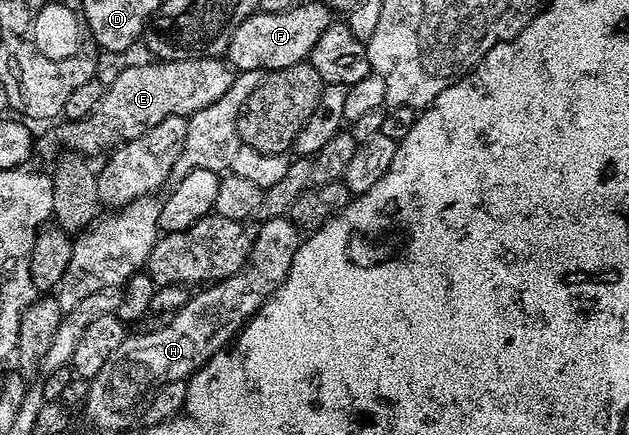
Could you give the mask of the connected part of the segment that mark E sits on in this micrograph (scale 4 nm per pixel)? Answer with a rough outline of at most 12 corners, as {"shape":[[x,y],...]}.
{"shape":[[225,58],[128,65],[54,131],[95,157],[228,90]]}

